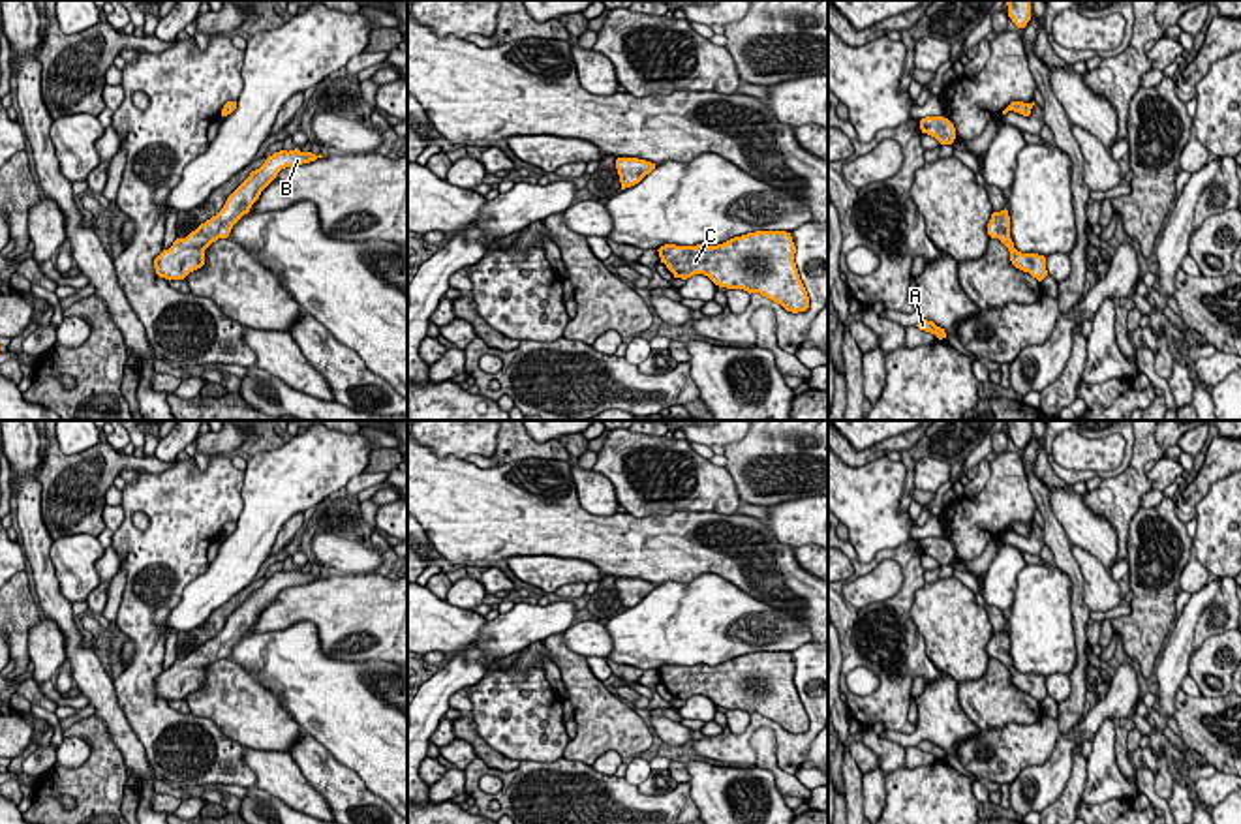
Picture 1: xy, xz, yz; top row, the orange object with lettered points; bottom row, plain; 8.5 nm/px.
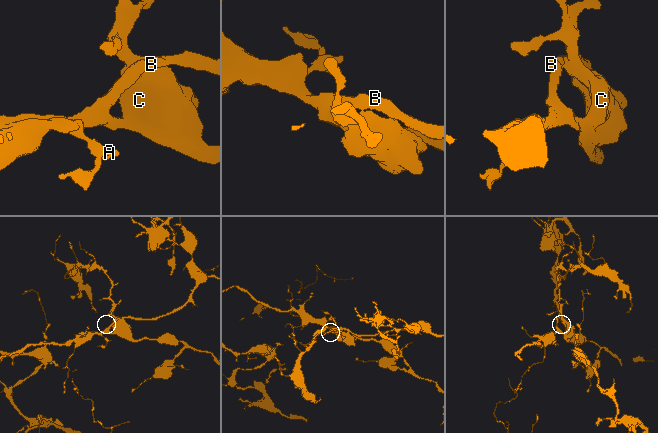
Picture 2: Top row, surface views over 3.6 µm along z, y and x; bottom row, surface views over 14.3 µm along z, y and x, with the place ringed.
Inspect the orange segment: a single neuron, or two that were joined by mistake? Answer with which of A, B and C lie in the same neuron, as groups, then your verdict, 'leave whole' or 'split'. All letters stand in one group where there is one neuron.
A B C | leave whole

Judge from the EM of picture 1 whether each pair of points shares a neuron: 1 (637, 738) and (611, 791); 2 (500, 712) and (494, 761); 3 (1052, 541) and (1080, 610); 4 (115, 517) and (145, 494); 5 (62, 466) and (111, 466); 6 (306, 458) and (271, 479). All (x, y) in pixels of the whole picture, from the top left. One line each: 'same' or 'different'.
1: different
2: different
3: same
4: different
5: same
6: same

